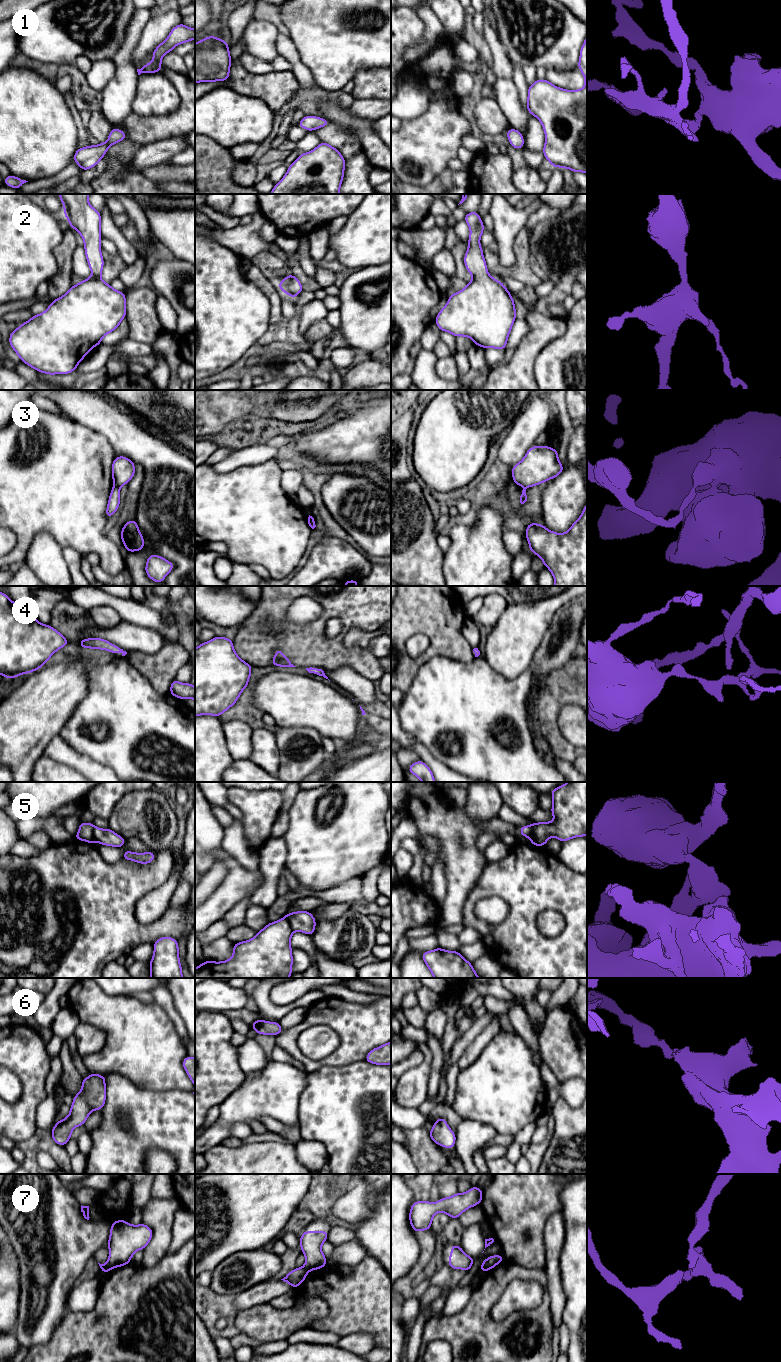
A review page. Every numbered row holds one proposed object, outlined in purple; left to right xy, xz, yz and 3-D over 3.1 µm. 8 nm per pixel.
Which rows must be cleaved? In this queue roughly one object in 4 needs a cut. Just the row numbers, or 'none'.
3, 5, 7

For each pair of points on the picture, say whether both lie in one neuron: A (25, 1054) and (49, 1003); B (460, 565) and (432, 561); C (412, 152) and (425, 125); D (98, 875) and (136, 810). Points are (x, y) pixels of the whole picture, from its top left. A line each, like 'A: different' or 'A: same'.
A: different
B: different
C: same
D: different

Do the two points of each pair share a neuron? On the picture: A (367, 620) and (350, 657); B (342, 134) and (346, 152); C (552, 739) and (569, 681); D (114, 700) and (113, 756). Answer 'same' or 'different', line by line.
A: same
B: same
C: same
D: same

